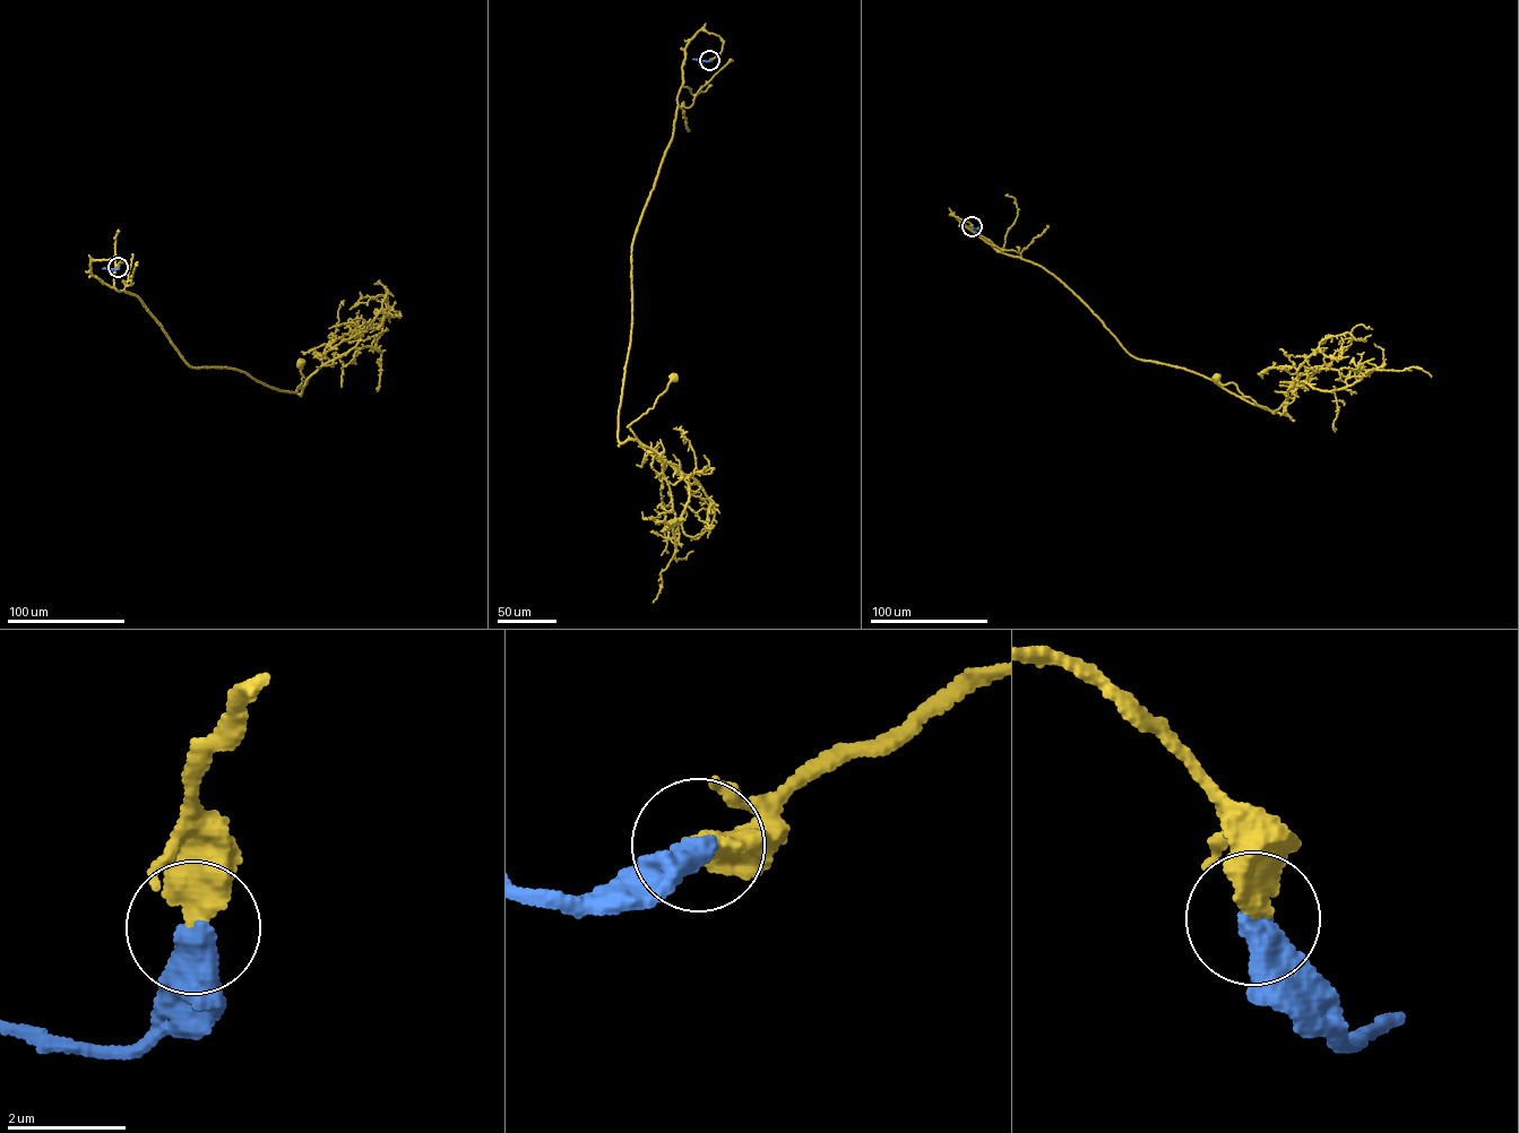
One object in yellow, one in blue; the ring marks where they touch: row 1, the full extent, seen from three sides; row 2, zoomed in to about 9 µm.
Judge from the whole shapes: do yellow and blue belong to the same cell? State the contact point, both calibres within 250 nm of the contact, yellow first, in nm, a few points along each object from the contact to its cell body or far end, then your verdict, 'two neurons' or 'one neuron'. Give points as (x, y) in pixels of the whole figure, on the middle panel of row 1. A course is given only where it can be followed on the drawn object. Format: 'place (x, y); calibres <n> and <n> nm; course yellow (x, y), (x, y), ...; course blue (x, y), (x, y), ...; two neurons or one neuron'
place (709, 60); calibres 440 and 480 nm; course yellow (709, 60), (724, 41), (701, 29), (632, 245), (619, 441), (637, 439), (627, 426), (673, 378); course blue (709, 60), (692, 59); one neuron

